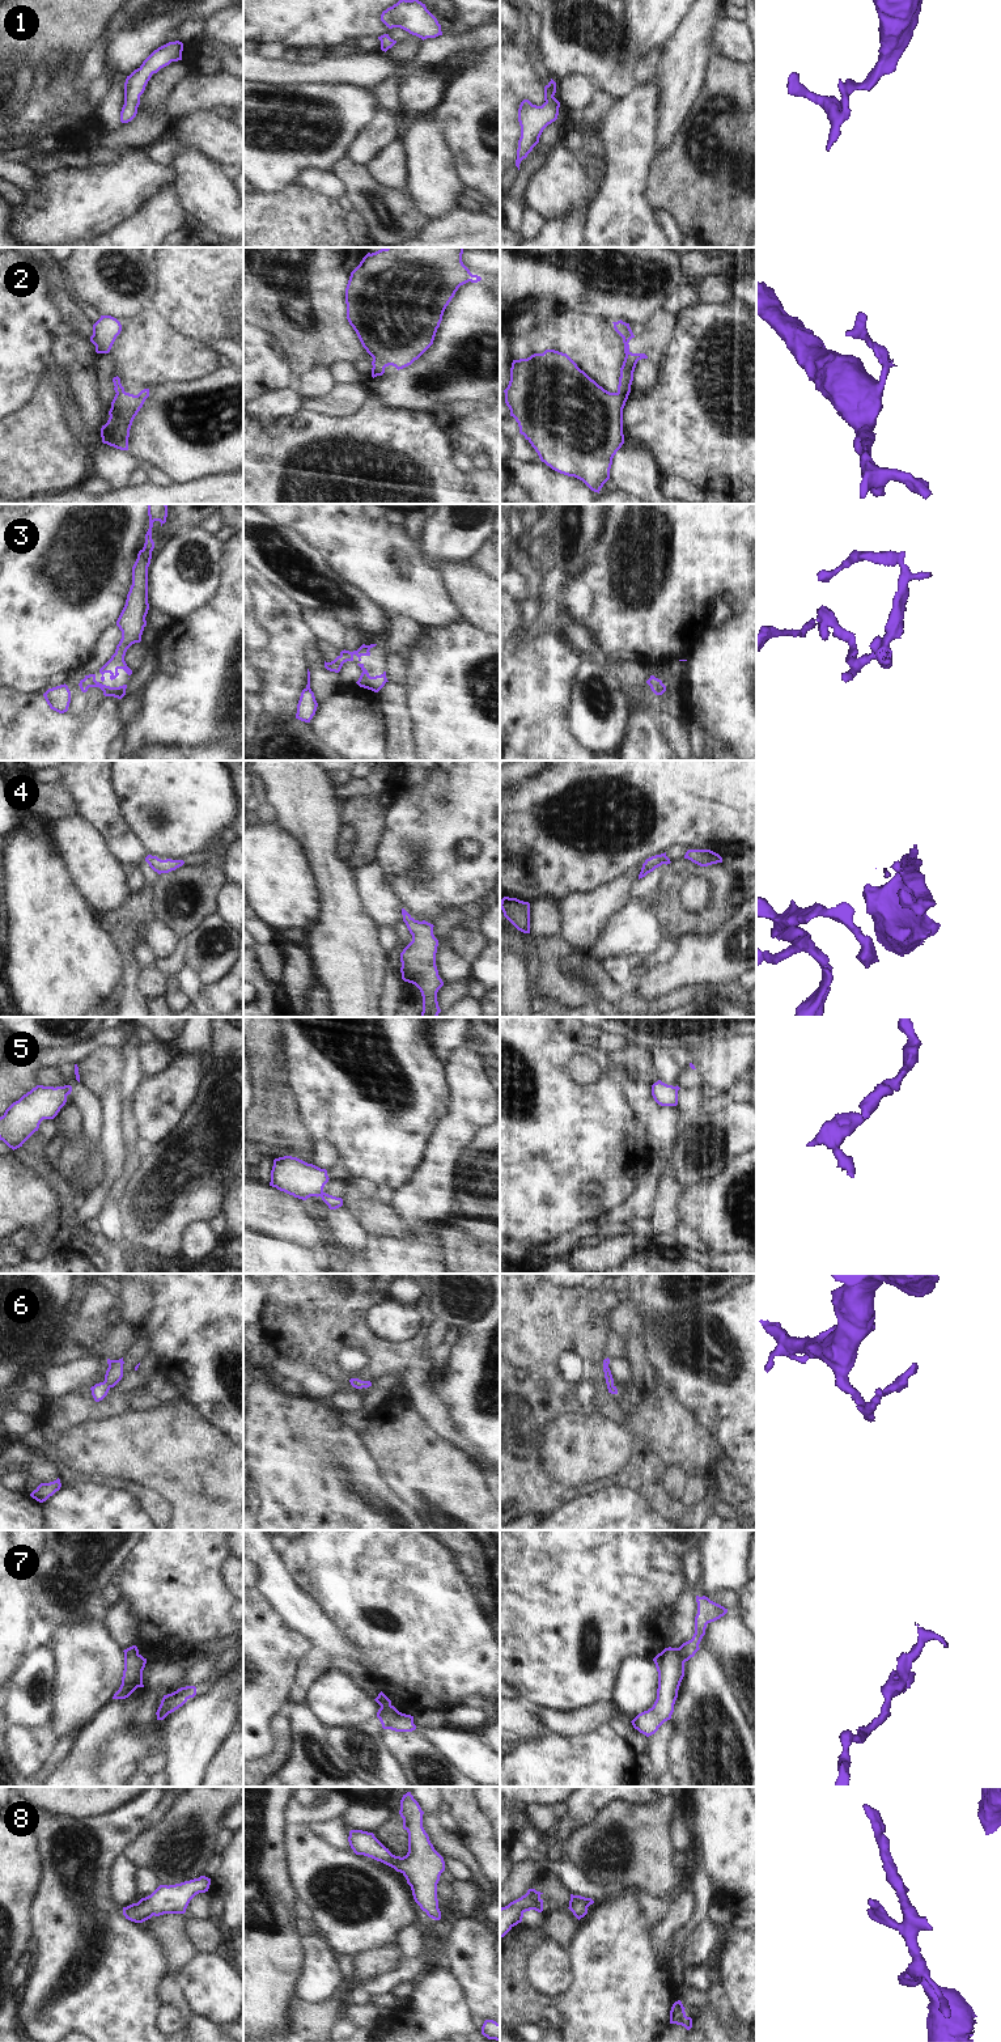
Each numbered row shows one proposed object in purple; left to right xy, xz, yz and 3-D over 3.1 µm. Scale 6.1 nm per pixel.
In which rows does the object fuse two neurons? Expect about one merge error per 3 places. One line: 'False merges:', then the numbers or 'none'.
False merges: 7

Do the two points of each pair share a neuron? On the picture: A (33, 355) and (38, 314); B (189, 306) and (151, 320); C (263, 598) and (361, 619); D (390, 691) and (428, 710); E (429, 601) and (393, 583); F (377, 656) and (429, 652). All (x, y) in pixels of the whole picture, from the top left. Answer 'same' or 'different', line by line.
A: same
B: different
C: different
D: different
E: same
F: different

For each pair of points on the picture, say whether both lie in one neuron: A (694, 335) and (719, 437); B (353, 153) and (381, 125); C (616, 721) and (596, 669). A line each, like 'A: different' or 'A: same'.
A: same
B: same
C: same

